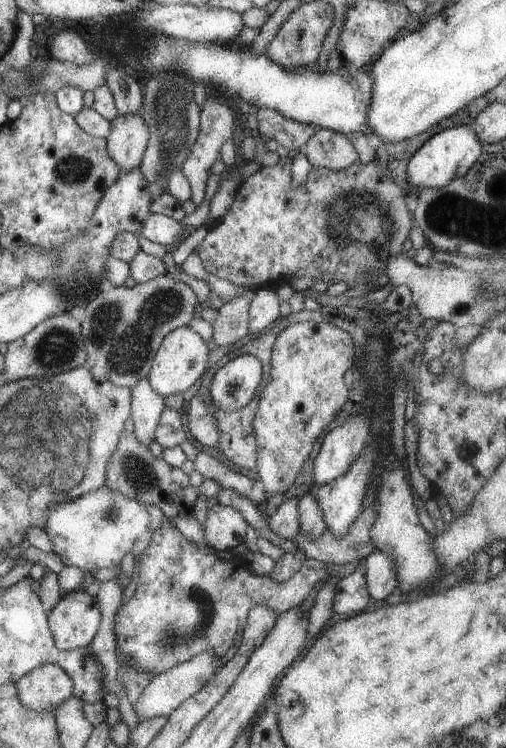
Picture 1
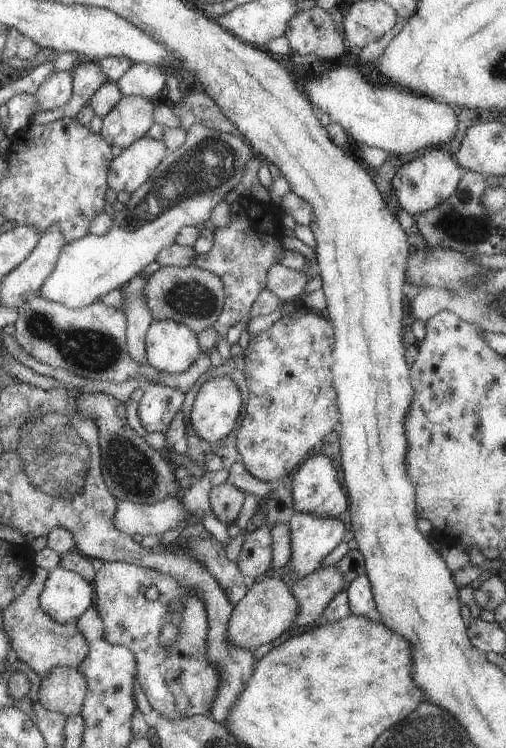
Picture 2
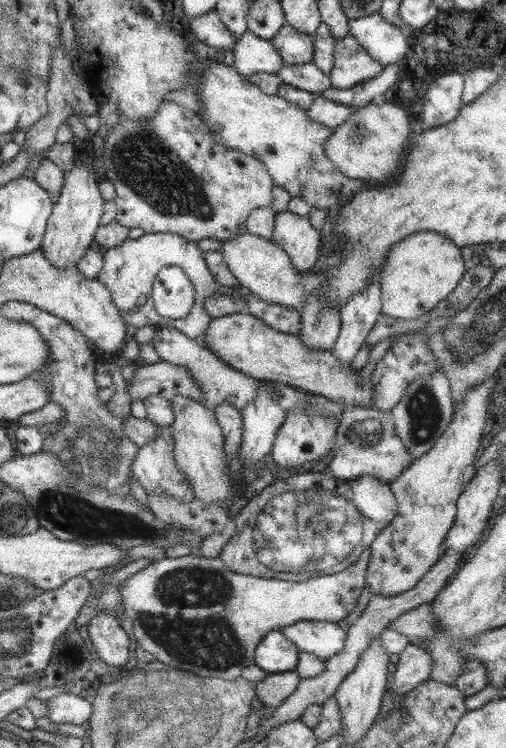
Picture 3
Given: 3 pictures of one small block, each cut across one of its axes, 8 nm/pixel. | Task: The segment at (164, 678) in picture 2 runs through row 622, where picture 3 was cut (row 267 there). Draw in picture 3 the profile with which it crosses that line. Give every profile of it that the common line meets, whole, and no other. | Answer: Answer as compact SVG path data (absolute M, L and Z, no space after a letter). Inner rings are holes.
M143 233L137 239L125 239L115 248L105 249L104 266L96 279L106 285L114 307L118 309L124 324L134 327L159 326L175 328L190 339L201 338L211 320L203 310L203 303L211 295L235 295L235 288L224 287L214 280L207 268L205 254L197 248L196 242L186 241L182 236L173 233ZM162 266L178 266L187 275L194 288L194 301L185 318L172 319L159 316L151 300L152 282Z

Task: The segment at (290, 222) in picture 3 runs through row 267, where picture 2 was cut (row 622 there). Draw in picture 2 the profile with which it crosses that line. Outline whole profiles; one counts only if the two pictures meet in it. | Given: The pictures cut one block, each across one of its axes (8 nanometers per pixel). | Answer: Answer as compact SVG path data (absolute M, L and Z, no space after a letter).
M333 565L313 570L300 579L289 584L291 594L298 600L298 617L293 626L307 628L322 614L331 598L349 583L347 578Z

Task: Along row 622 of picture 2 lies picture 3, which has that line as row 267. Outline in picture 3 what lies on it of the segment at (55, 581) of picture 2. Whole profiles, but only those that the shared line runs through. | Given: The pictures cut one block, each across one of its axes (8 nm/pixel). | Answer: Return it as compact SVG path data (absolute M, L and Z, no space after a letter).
M73 159L69 170L63 172L62 187L53 203L50 218L46 220L46 232L40 251L59 269L67 265L75 266L77 259L80 259L86 248L91 246L95 228L101 225L99 216L102 216L104 203L97 190L95 174L87 164Z

